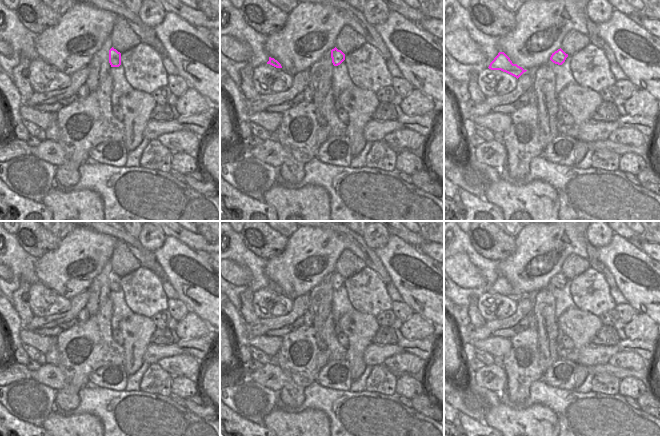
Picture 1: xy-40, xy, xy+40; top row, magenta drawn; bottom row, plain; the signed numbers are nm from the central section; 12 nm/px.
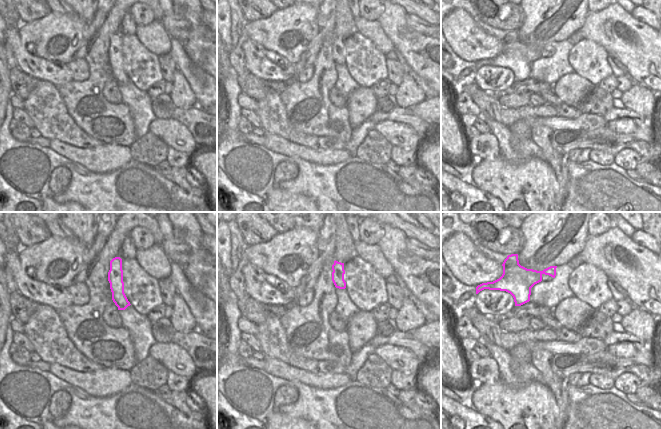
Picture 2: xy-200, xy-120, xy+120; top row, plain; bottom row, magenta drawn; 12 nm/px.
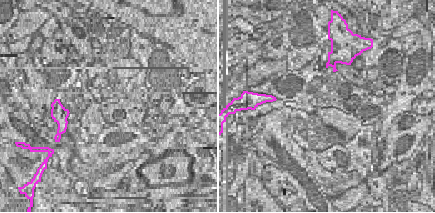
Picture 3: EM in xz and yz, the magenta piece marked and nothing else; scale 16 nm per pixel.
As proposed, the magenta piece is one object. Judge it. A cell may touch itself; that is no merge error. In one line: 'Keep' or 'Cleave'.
Cleave

